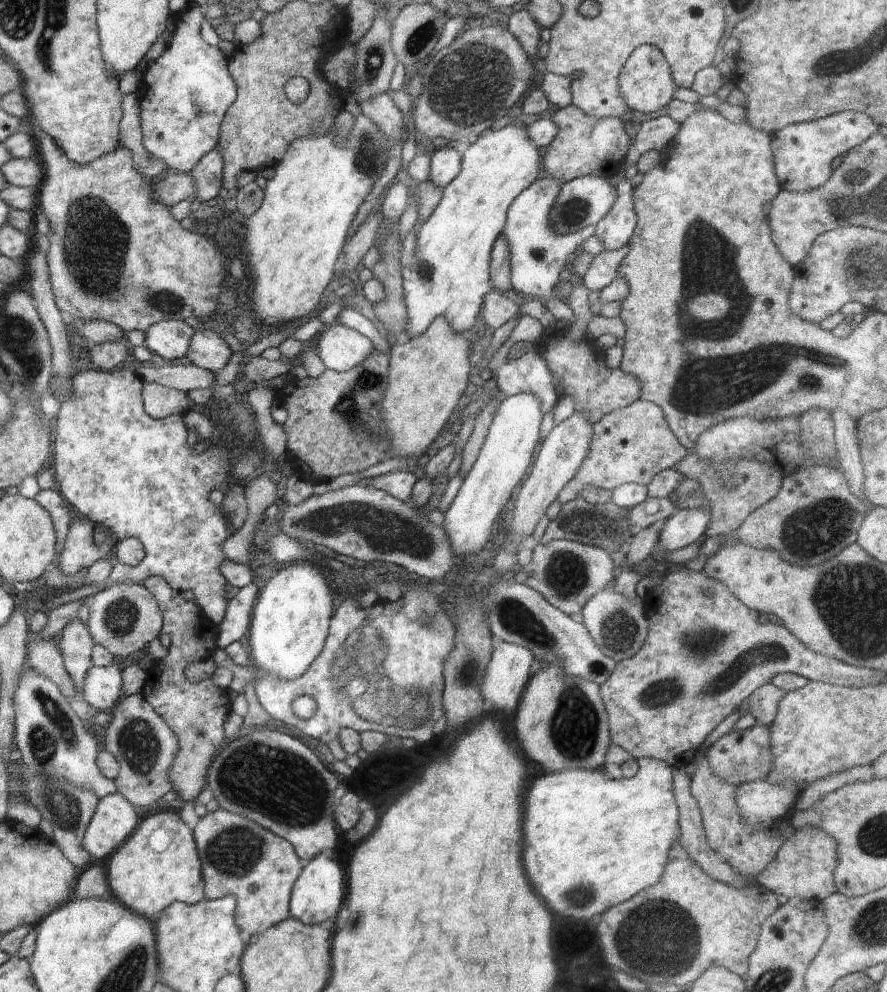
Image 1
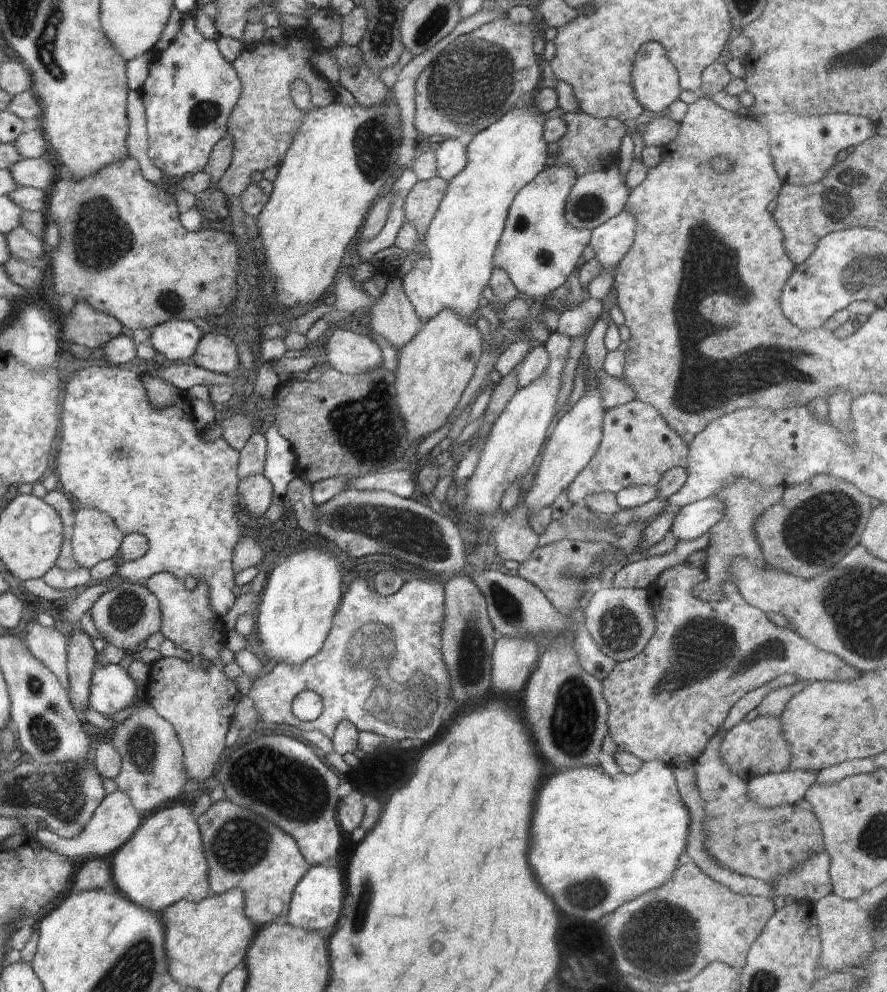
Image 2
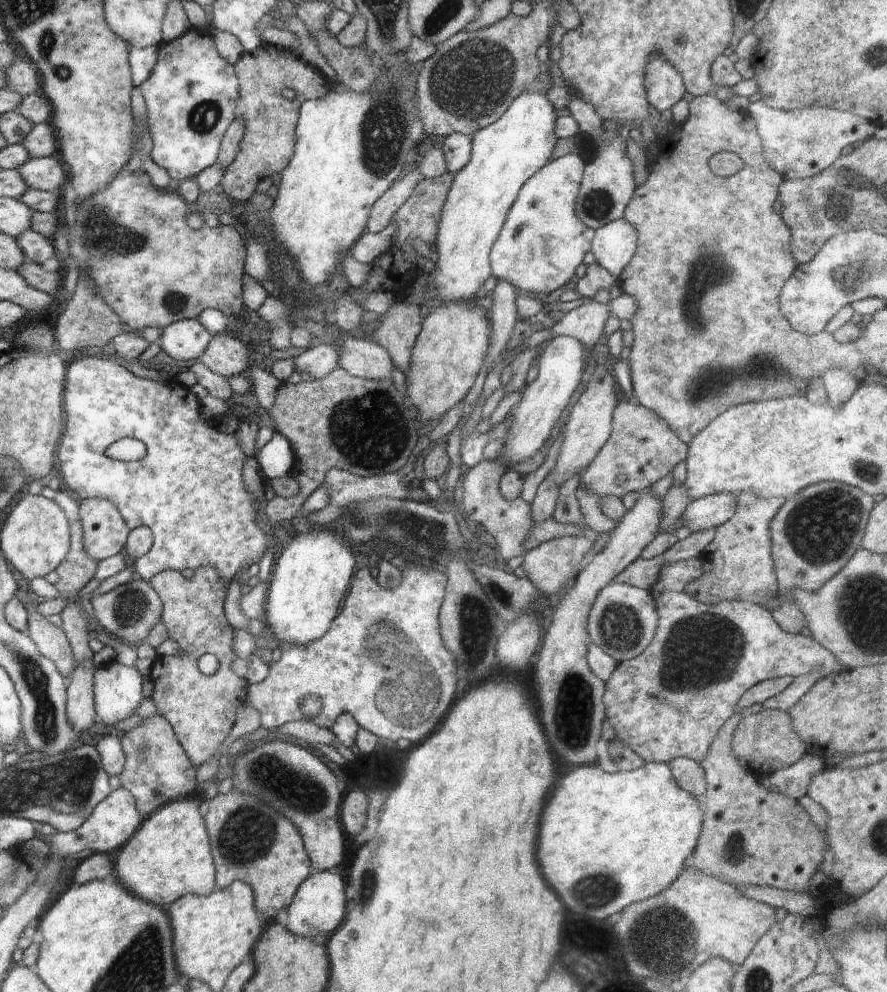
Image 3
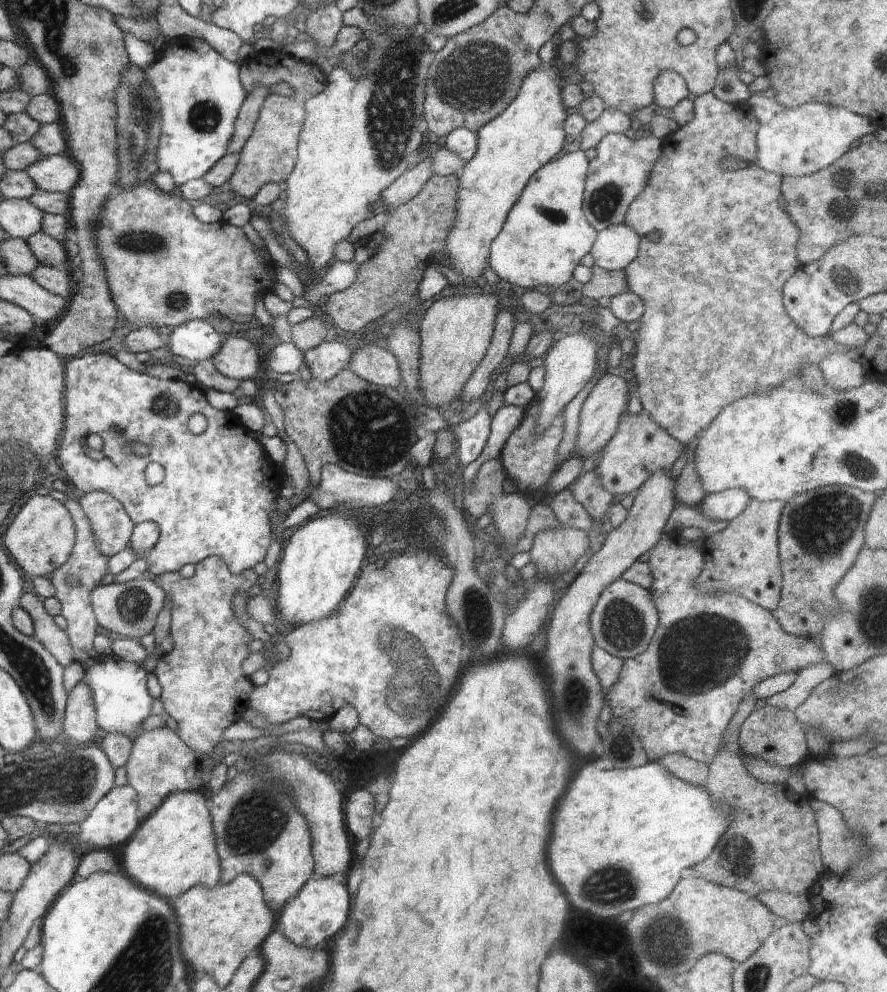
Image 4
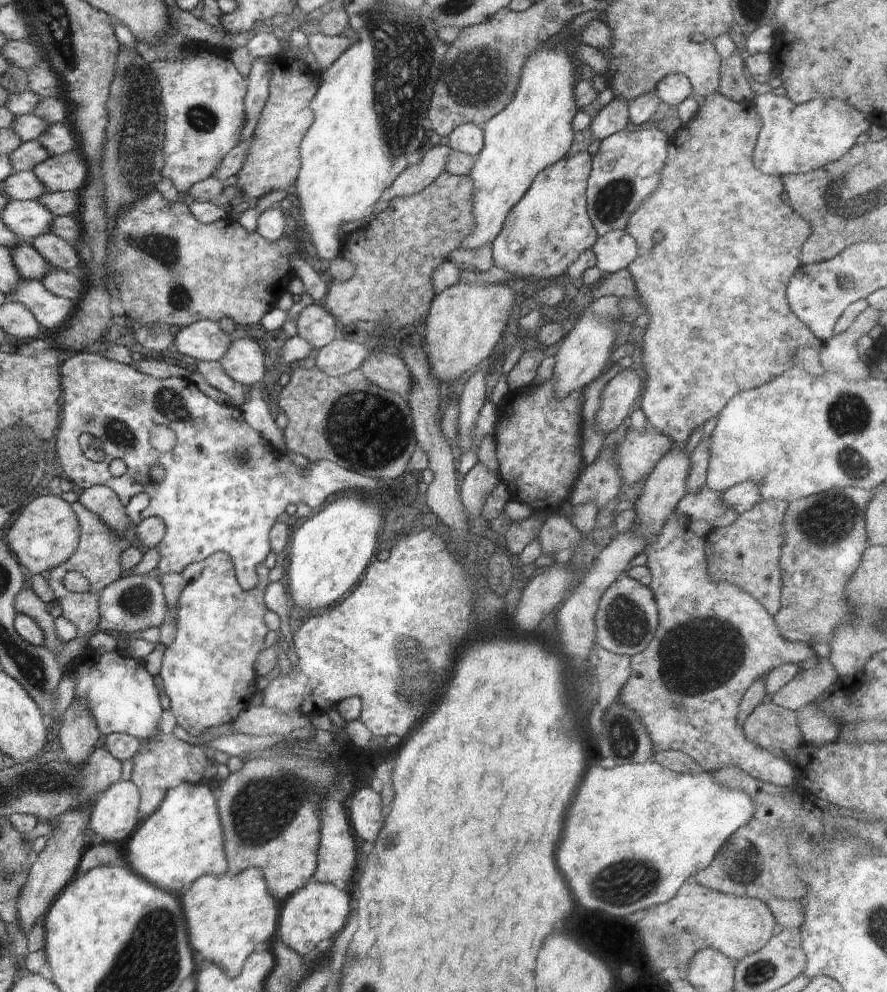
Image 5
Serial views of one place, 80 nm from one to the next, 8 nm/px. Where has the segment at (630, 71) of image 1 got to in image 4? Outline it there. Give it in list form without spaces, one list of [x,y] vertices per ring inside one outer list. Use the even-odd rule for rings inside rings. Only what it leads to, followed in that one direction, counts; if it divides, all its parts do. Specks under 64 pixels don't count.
[[[662,71],[653,82],[654,102],[662,108],[674,108],[688,96],[685,80],[677,72]]]

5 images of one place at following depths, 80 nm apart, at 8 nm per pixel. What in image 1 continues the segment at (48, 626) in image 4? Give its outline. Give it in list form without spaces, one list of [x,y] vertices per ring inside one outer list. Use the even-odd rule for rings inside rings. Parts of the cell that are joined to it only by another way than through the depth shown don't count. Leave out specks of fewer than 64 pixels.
[[[31,634],[27,644],[26,663],[30,668],[56,683],[65,697],[74,698],[78,694],[79,688],[68,674],[55,641],[43,641],[37,634]]]

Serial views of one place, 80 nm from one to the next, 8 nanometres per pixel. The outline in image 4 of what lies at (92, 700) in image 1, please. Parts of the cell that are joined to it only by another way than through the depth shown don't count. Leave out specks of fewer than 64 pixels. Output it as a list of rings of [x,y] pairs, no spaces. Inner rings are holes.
[[[97,655],[93,663],[86,668],[83,681],[88,684],[93,701],[97,725],[108,733],[134,732],[142,720],[150,714],[152,696],[148,693],[148,672],[143,665],[134,664],[111,655]]]

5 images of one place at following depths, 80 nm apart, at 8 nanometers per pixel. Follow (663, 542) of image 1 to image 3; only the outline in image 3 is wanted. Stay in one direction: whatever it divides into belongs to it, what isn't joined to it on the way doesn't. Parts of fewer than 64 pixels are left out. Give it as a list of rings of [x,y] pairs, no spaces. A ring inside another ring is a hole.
[[[720,493],[693,500],[684,509],[683,526],[692,533],[715,529],[734,514],[736,499],[736,494]]]

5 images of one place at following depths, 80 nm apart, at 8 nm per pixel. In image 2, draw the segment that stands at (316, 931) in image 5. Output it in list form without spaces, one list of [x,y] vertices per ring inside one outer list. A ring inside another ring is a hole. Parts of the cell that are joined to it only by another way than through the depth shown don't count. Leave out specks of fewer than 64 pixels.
[[[328,862],[312,865],[293,890],[288,922],[301,929],[322,931],[338,921],[345,895],[346,889],[342,886],[342,876],[336,865],[328,864]]]

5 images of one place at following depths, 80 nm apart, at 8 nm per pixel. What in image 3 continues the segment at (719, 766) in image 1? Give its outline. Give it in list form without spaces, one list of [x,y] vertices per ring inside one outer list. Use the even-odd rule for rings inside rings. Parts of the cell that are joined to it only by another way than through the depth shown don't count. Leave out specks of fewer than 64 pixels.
[[[763,709],[757,714],[742,714],[731,738],[731,747],[740,766],[757,780],[793,765],[806,752],[805,744],[793,731],[790,715],[774,709]]]

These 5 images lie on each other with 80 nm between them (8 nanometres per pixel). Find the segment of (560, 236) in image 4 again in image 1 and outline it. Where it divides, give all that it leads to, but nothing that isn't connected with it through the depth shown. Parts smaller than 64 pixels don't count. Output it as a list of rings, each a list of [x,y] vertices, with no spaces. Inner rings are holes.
[[[540,176],[526,190],[520,192],[508,207],[502,235],[509,246],[509,279],[518,294],[550,298],[552,286],[560,282],[558,276],[562,268],[566,267],[568,256],[575,256],[576,247],[595,234],[596,224],[566,235],[557,235],[549,225],[552,203],[555,203],[563,184],[553,177]]]

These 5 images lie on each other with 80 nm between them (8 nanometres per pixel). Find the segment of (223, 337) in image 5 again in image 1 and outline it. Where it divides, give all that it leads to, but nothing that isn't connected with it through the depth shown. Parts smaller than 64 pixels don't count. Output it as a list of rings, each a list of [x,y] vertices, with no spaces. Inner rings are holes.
[[[159,321],[151,324],[145,332],[144,346],[164,360],[180,360],[188,352],[189,340],[194,331],[186,321]]]

